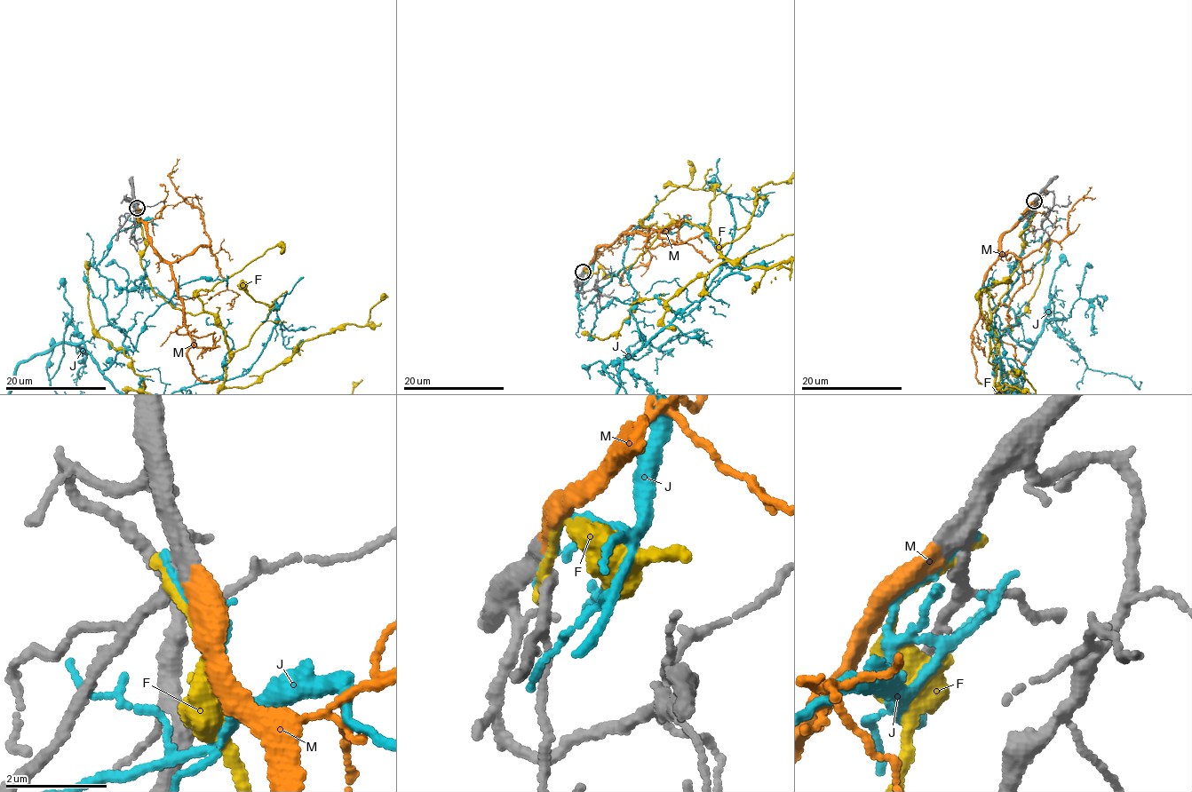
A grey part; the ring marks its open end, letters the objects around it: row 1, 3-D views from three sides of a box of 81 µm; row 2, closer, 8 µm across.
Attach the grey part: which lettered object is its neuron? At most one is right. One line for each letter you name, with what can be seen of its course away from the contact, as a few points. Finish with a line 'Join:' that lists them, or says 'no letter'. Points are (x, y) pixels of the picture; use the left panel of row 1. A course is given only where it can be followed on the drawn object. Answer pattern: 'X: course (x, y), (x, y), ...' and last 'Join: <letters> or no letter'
M: course (137, 208), (153, 249), (167, 261), (208, 245), (198, 209), (176, 192), (170, 177), (179, 160)
Join: M

